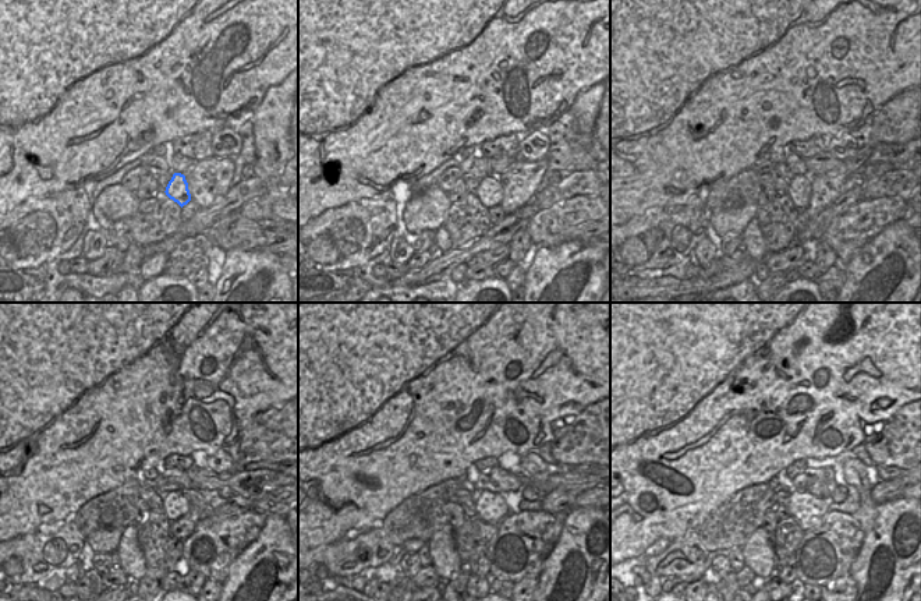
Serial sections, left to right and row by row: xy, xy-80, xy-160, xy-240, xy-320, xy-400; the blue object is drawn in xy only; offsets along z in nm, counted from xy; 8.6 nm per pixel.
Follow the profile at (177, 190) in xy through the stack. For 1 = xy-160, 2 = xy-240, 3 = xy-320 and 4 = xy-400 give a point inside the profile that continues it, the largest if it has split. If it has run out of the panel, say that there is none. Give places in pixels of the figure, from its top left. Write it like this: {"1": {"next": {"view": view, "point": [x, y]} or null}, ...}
{"1": {"next": {"view": "xy-160", "point": [800, 188]}}, "2": {"next": {"view": "xy-240", "point": [176, 504]}}, "3": {"next": {"view": "xy-320", "point": [491, 508]}}, "4": {"next": {"view": "xy-400", "point": [807, 509]}}}

